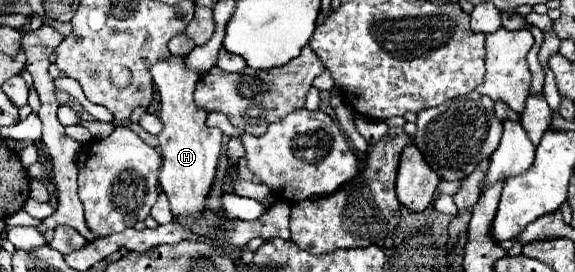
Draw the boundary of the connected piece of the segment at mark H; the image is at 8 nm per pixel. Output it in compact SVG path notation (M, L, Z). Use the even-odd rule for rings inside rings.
M170 55L164 61L158 61L152 69L152 77L156 89L160 93L160 119L162 119L162 133L158 135L160 141L160 155L162 155L162 169L160 169L160 185L168 195L172 205L174 217L178 215L194 215L204 207L206 195L216 175L218 155L220 155L220 129L208 127L206 117L208 111L196 107L194 103L194 87L202 77L202 71L188 69L184 65L184 57Z

